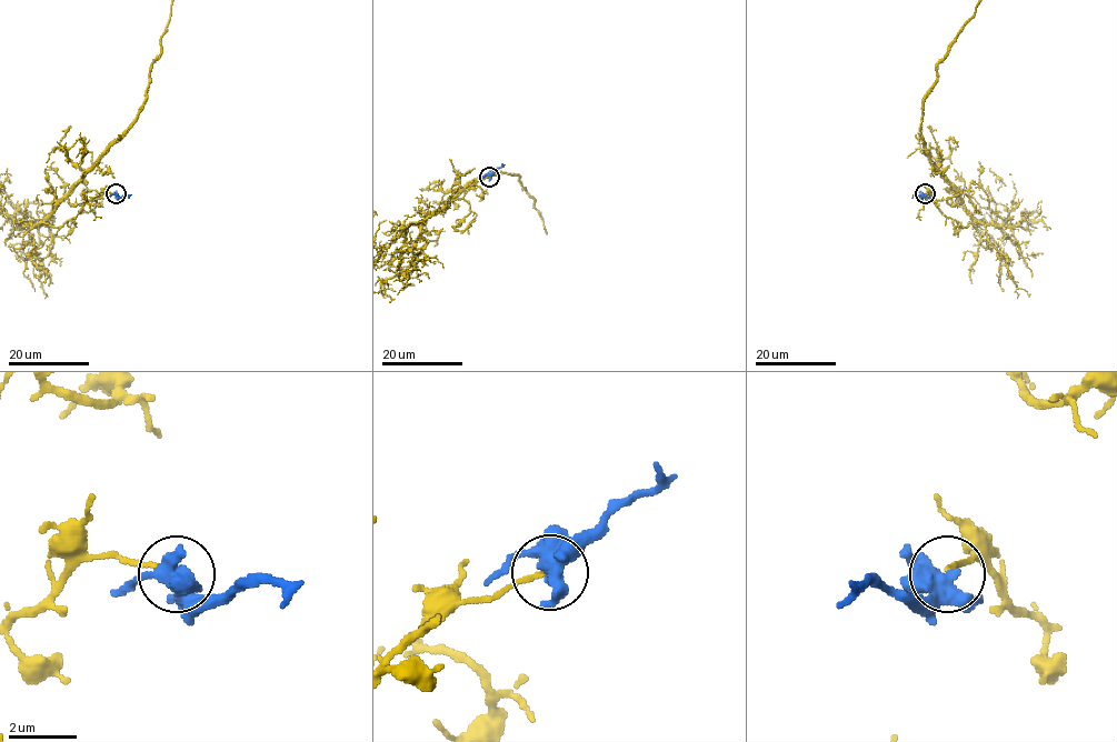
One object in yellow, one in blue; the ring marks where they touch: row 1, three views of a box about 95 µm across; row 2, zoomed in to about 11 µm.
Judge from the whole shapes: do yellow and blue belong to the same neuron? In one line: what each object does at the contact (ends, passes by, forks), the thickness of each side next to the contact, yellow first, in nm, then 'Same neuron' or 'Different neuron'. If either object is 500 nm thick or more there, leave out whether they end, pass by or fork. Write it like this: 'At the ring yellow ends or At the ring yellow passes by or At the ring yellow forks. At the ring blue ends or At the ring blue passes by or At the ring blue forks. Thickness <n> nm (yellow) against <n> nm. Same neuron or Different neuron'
At the ring yellow ends. At the ring blue forks. Thickness 130 nm (yellow) against 440 nm. Different neuron

